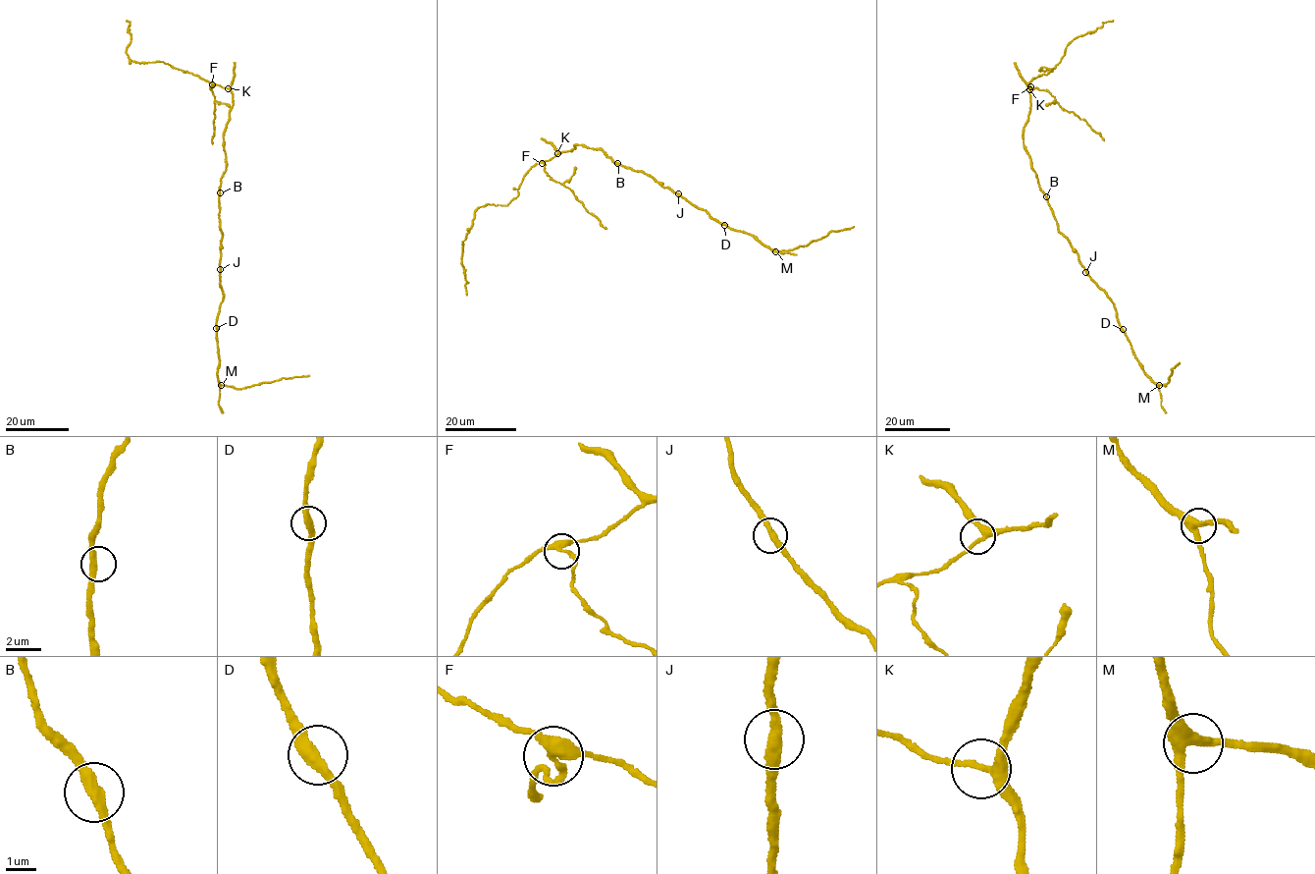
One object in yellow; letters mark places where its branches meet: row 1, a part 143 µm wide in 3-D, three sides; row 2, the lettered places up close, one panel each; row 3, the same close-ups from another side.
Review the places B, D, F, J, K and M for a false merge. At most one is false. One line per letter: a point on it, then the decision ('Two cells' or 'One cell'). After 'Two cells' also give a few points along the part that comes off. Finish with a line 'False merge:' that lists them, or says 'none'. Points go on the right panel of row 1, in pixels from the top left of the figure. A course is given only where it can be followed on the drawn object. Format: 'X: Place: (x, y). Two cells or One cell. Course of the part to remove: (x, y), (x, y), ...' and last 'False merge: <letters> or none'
B: Place: (1046, 196). One cell
D: Place: (1123, 329). One cell
F: Place: (1030, 86). Two cells. Course of the part to remove: (1029, 86), (1045, 90), (1062, 108), (1086, 122), (1104, 140)
J: Place: (1085, 272). One cell
K: Place: (1029, 89). One cell
M: Place: (1159, 385). One cell
False merge: F

